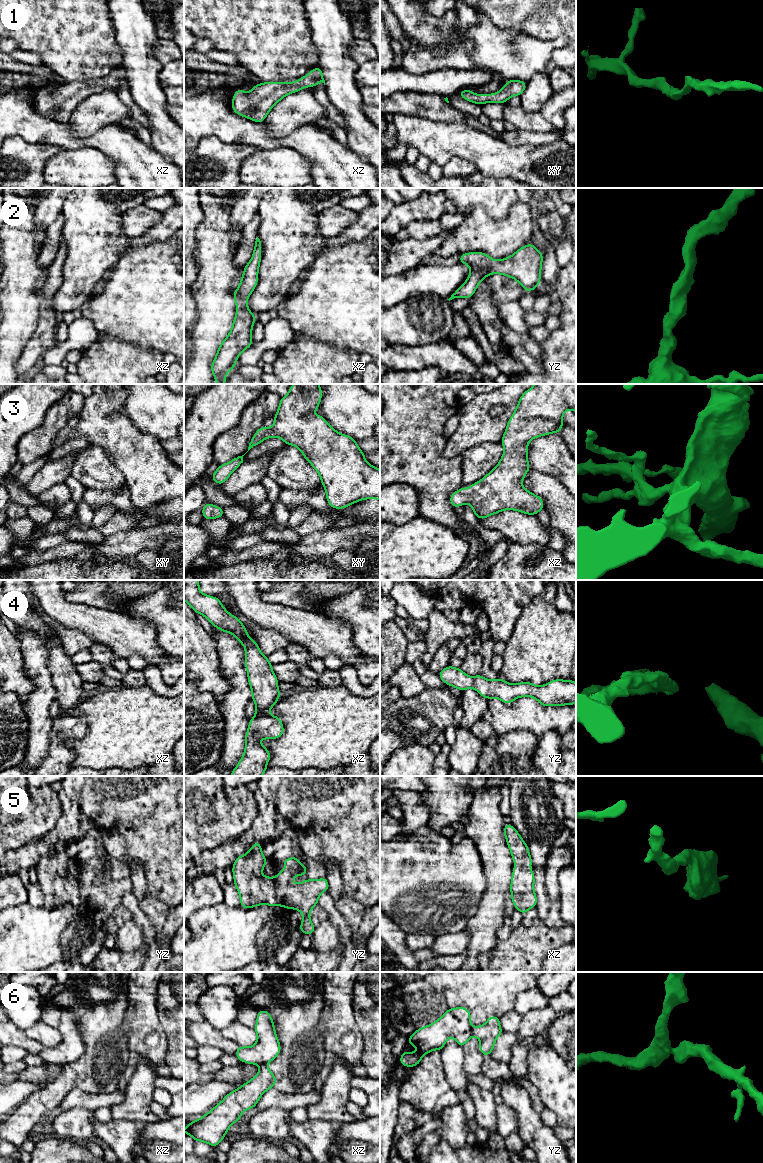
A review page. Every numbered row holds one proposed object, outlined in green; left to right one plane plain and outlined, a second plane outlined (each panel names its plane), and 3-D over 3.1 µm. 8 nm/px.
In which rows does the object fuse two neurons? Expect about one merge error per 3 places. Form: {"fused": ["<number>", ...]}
{"fused": ["6"]}

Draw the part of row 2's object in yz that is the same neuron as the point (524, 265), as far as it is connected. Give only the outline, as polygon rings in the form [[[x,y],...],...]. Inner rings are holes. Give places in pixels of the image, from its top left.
[[[531,243],[521,247],[510,257],[497,261],[482,252],[463,253],[459,263],[467,264],[470,273],[468,279],[448,300],[472,297],[480,282],[490,274],[513,278],[526,292],[531,292],[540,285],[542,261],[543,253]]]

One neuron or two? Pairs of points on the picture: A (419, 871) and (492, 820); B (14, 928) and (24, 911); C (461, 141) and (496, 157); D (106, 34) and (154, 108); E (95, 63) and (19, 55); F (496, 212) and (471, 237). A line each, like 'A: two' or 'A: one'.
A: two
B: one
C: one
D: two
E: two
F: two

